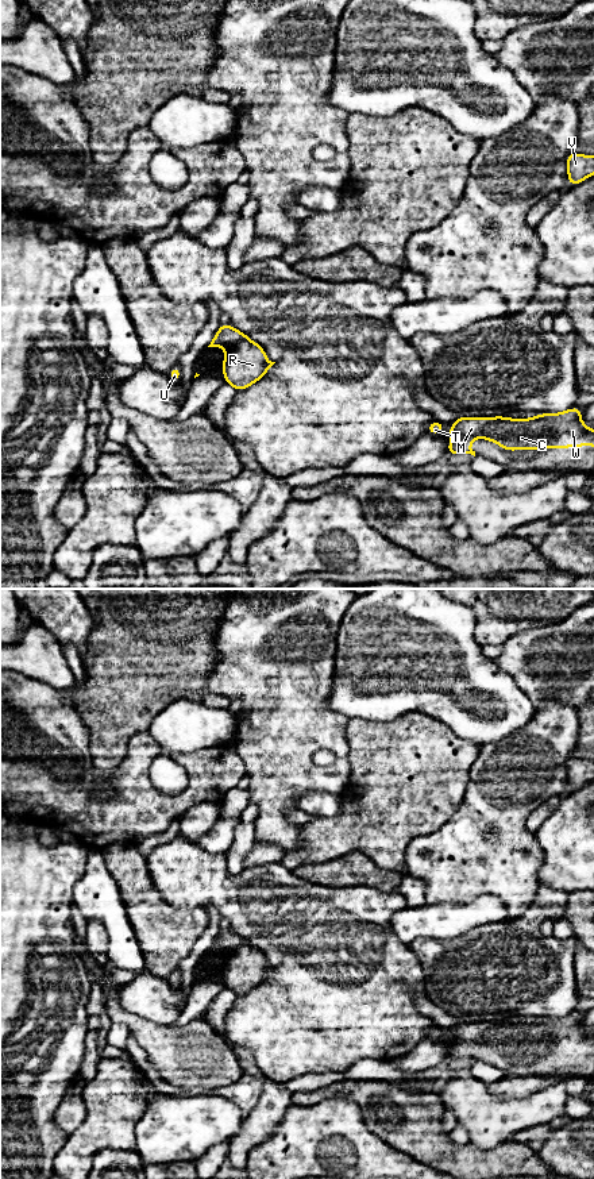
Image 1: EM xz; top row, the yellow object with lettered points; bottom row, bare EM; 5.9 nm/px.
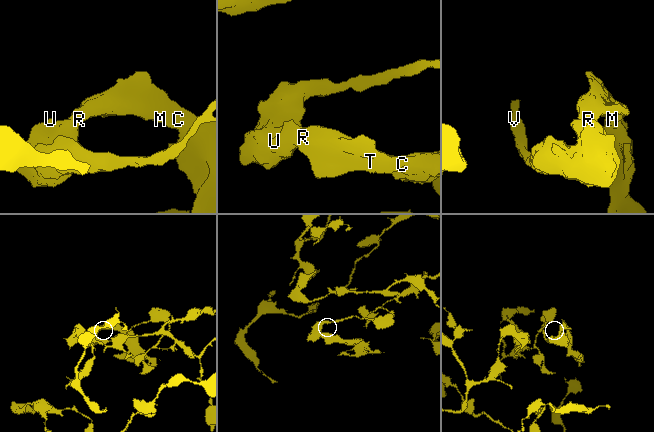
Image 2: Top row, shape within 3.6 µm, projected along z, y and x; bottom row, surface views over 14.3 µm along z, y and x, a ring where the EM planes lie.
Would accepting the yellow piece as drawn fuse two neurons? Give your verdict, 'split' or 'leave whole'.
split

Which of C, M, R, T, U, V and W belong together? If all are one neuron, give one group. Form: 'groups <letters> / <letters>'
groups C M R T W / U V

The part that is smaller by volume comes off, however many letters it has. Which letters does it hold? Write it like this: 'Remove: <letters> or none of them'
Remove: C, M, R, T, W

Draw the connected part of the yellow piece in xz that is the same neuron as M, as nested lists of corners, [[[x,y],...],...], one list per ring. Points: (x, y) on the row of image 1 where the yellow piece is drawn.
[[[578,407],[529,419],[458,416],[450,428],[446,454],[475,456],[471,448],[472,439],[486,439],[508,451],[594,447],[594,429],[589,428],[580,416],[582,408]]]

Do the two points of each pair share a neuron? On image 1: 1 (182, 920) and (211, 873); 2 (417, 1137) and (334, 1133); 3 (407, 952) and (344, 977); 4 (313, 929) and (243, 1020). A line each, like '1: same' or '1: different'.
1: different
2: different
3: same
4: same

